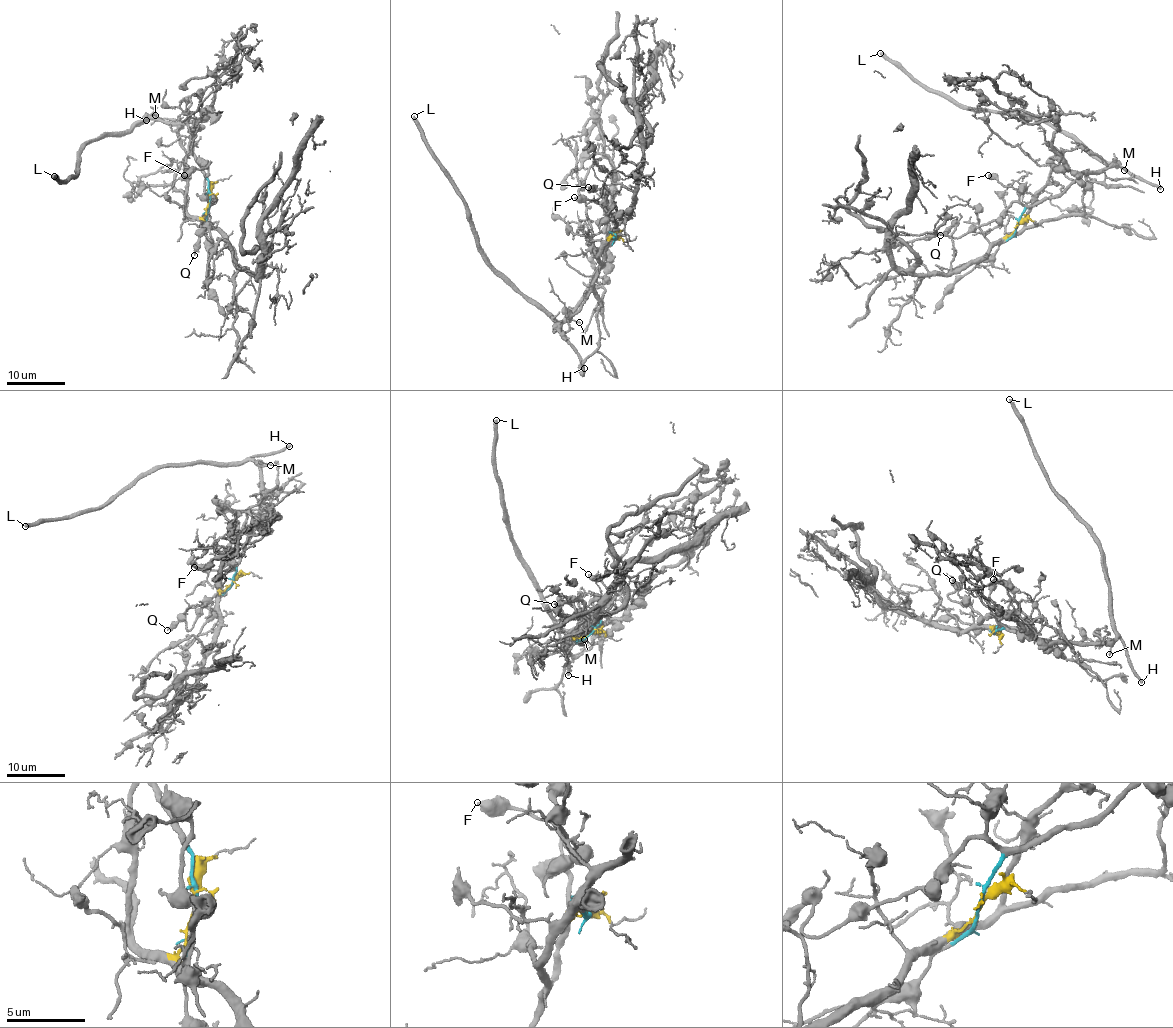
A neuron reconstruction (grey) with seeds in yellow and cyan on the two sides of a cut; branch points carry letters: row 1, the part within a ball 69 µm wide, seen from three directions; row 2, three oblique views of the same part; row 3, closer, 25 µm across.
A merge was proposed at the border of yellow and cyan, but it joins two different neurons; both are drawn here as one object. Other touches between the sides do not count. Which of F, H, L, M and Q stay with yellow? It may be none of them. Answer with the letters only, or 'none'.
none

